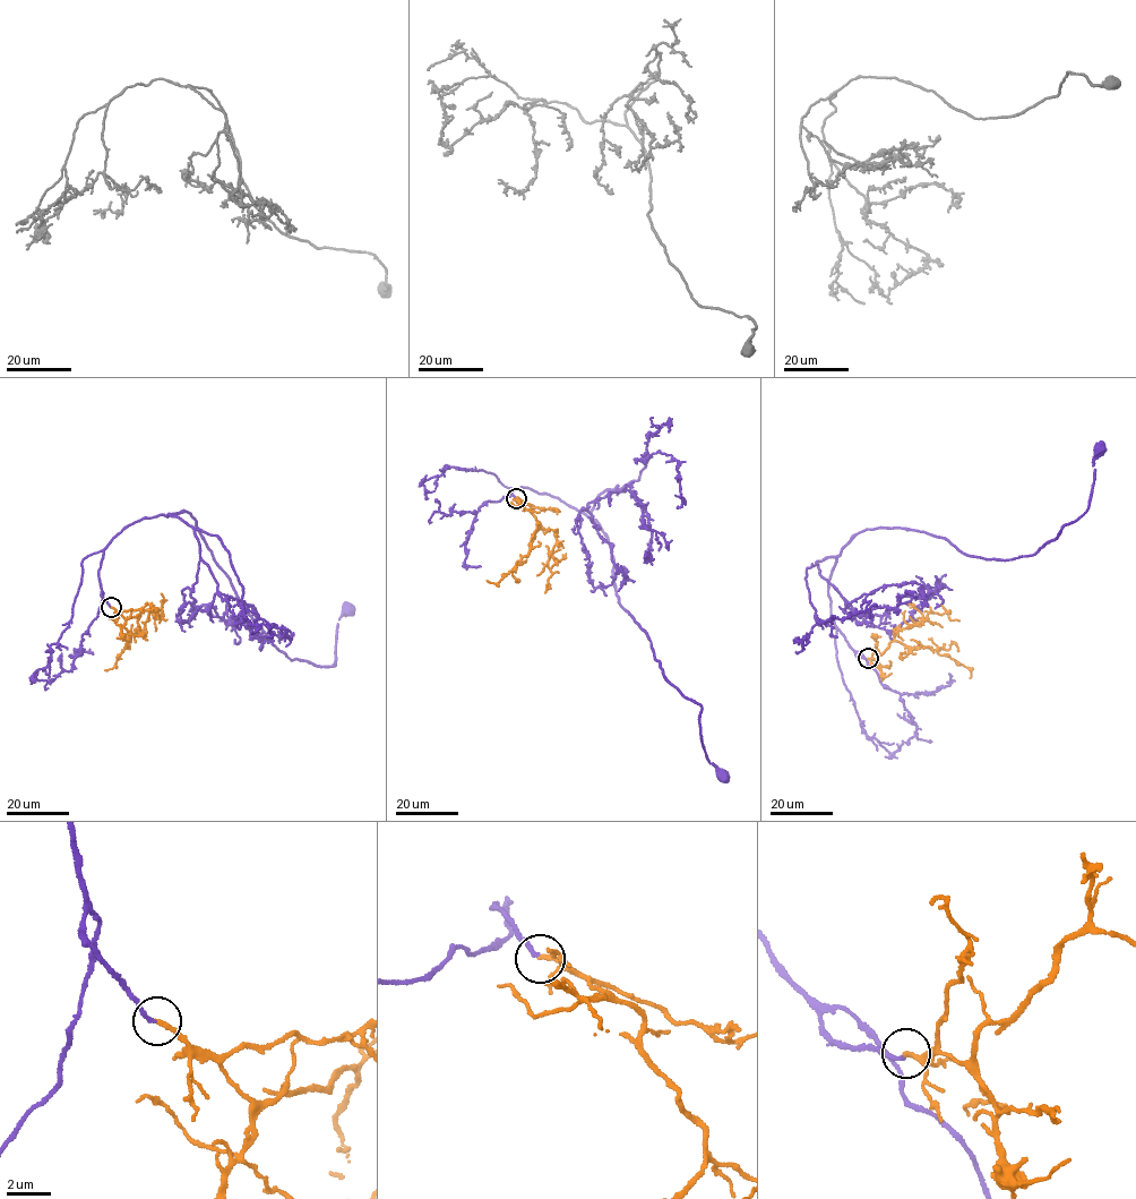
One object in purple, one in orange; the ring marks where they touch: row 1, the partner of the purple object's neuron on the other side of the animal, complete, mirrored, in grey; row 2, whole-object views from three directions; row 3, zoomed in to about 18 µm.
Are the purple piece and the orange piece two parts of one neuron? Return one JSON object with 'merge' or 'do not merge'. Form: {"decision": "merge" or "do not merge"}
{"decision": "merge"}

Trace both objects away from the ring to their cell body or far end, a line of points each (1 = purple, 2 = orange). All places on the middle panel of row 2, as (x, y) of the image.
1: (515, 498), (509, 491), (525, 487), (593, 519), (619, 605), (662, 674), (698, 704), (705, 752), (723, 776)
2: (515, 498), (531, 506), (540, 529), (534, 533), (530, 551), (516, 563), (513, 570), (497, 584), (487, 581)

